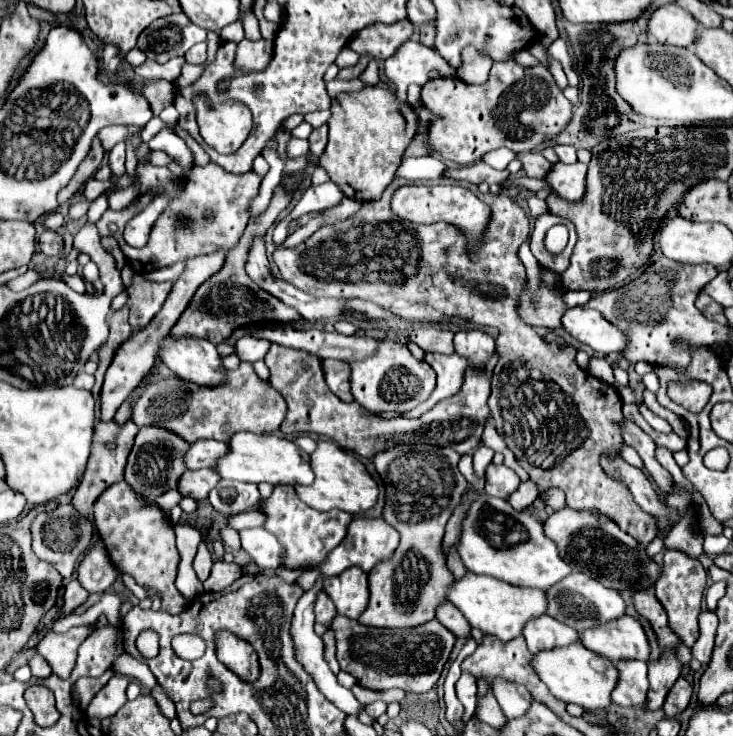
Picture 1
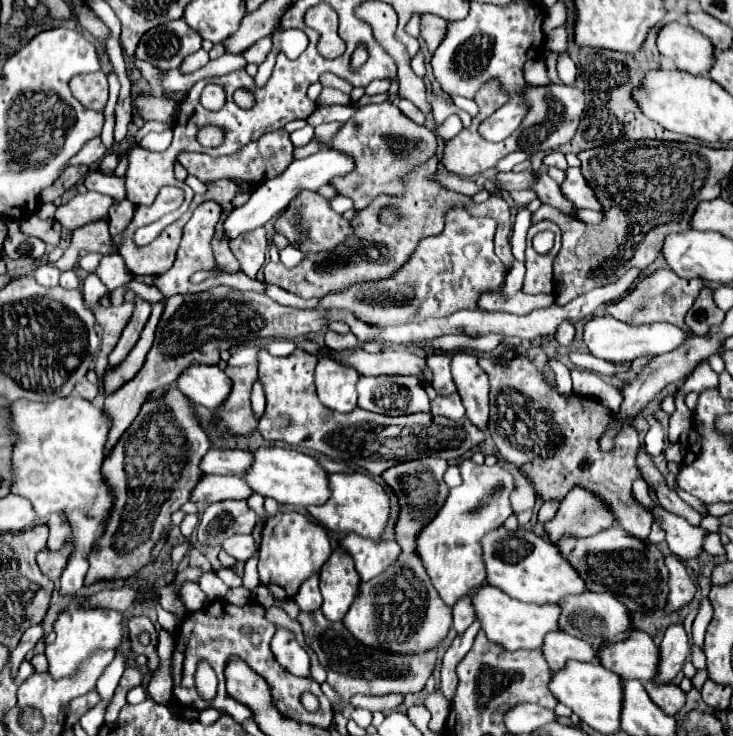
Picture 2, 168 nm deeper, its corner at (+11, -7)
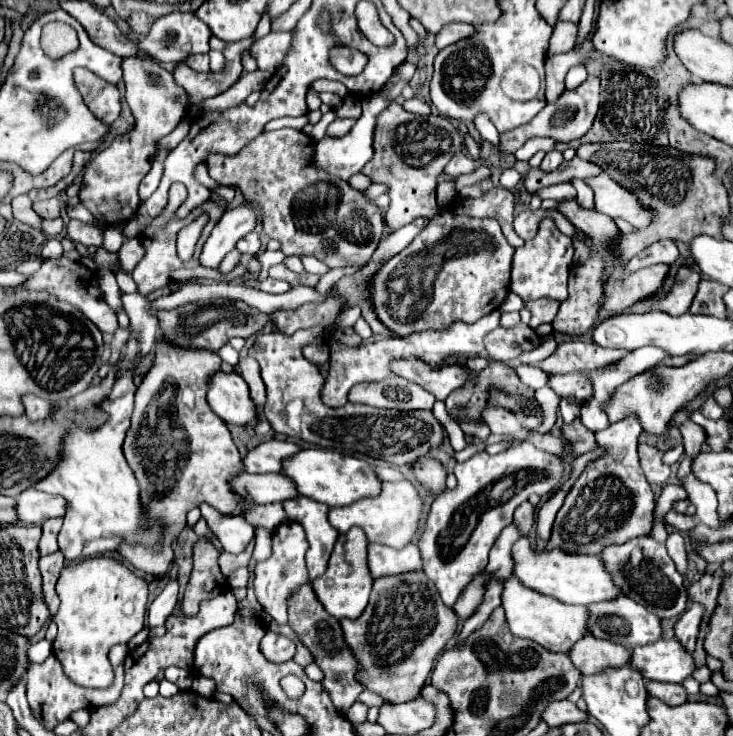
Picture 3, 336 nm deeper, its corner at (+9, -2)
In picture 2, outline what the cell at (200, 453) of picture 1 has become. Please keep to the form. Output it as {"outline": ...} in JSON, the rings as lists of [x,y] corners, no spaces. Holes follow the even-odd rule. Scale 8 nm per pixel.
{"outline":[[[217,450],[205,454],[201,470],[205,474],[245,474],[253,466],[253,454],[249,450]]]}

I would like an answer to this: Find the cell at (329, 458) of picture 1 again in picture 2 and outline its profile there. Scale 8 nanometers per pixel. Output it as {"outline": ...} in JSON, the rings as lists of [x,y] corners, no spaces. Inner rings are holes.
{"outline":[[[331,474],[329,476],[329,484],[331,484],[331,498],[327,504],[323,506],[313,506],[307,508],[309,514],[327,530],[333,532],[355,532],[359,536],[371,538],[371,540],[381,540],[387,524],[389,524],[389,516],[391,516],[391,504],[389,504],[389,492],[383,484],[379,484],[377,480],[373,480],[369,474]]]}

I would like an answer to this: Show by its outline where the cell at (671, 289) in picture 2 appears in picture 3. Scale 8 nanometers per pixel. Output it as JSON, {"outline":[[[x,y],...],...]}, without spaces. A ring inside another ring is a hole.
{"outline":[[[683,265],[677,269],[675,273],[675,283],[671,287],[671,291],[667,295],[655,295],[651,297],[653,301],[653,307],[663,311],[663,313],[669,313],[669,315],[683,315],[689,311],[689,305],[695,297],[695,291],[697,291],[697,285],[701,281],[701,275],[697,271],[693,271],[691,267]]]}

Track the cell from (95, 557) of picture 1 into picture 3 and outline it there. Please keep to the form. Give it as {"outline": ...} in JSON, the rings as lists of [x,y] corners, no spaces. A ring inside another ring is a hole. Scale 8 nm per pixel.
{"outline":[[[159,341],[155,347],[155,363],[151,371],[145,375],[143,383],[137,387],[135,393],[135,407],[131,417],[131,427],[125,435],[123,453],[131,467],[131,471],[137,477],[143,505],[149,511],[149,521],[157,519],[161,523],[161,539],[163,547],[161,551],[155,551],[143,543],[121,543],[119,549],[115,549],[127,563],[131,563],[135,569],[145,571],[149,575],[161,575],[169,569],[169,563],[173,561],[173,541],[185,527],[187,511],[197,507],[201,501],[207,501],[211,507],[215,507],[221,513],[231,513],[237,503],[237,495],[229,487],[229,479],[237,475],[241,467],[241,455],[231,439],[231,433],[227,425],[211,411],[207,405],[205,393],[207,393],[207,381],[209,377],[219,371],[221,357],[211,351],[183,351],[177,347],[171,347],[165,341]]]}

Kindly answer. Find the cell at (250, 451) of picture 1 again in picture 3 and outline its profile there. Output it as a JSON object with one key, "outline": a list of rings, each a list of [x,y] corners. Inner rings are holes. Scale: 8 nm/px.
{"outline":[[[319,447],[301,449],[295,455],[283,459],[281,473],[289,477],[297,491],[309,499],[325,503],[329,507],[349,505],[361,497],[377,495],[379,493],[379,479],[373,473],[373,467],[361,459],[337,453],[337,451],[323,451]]]}

